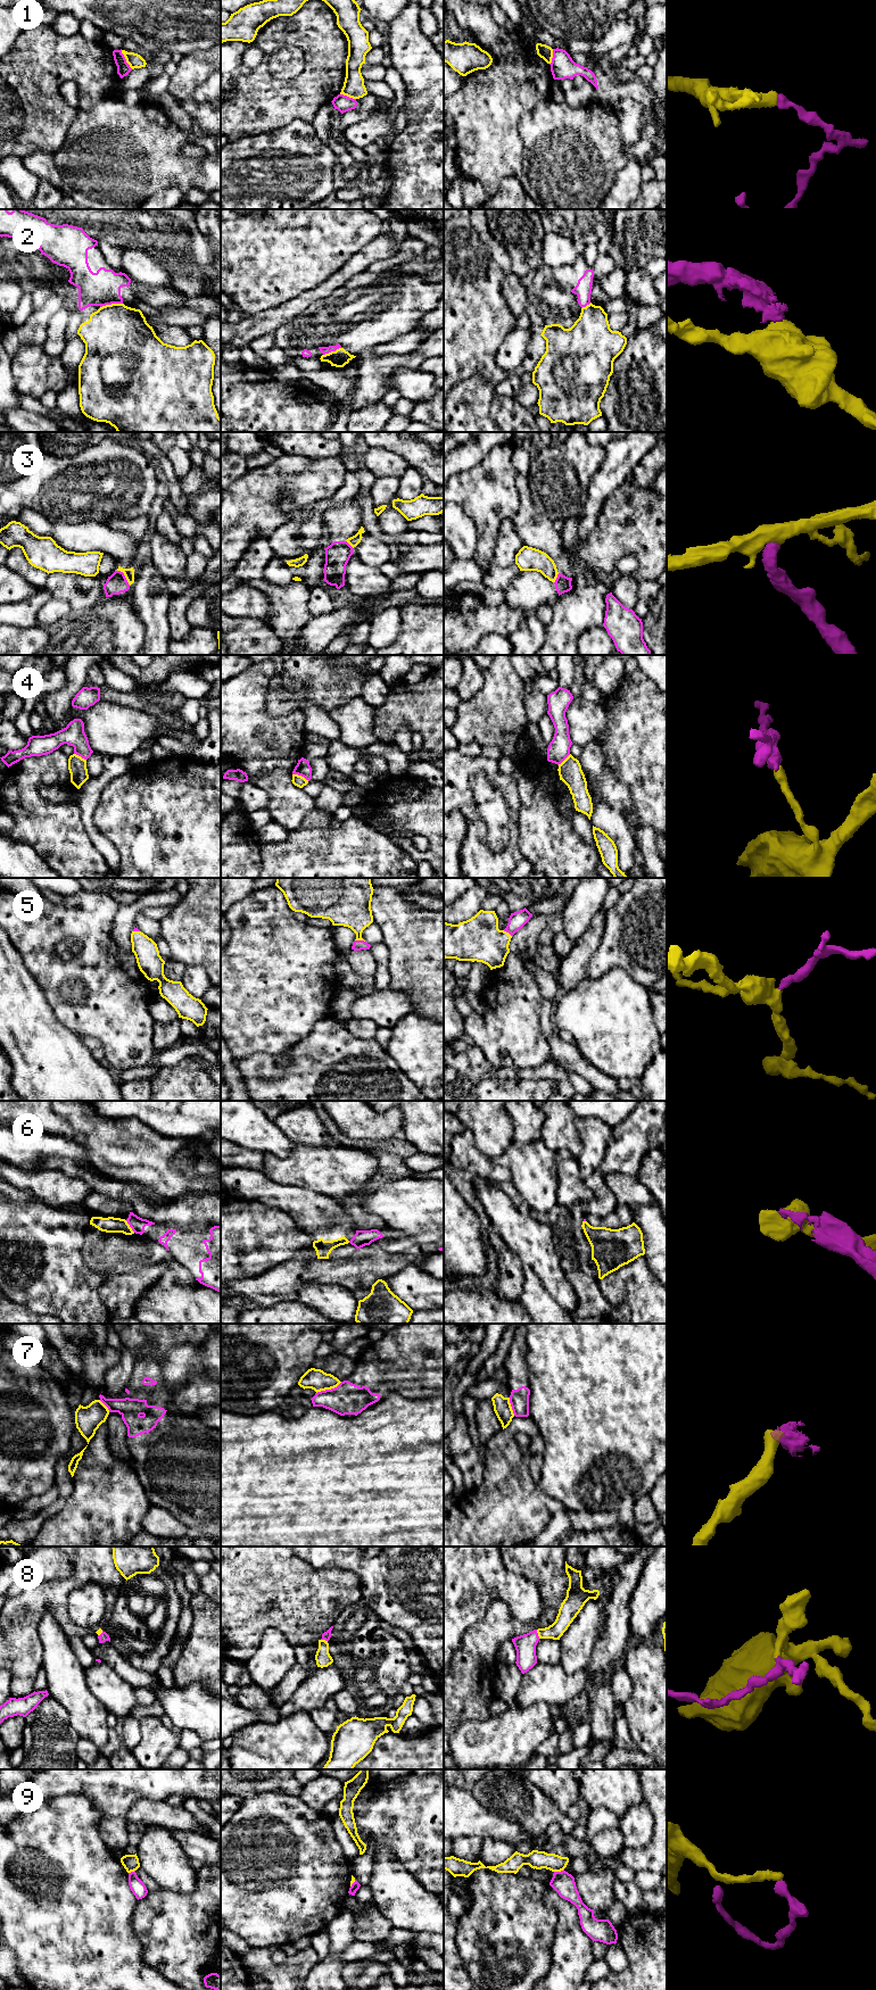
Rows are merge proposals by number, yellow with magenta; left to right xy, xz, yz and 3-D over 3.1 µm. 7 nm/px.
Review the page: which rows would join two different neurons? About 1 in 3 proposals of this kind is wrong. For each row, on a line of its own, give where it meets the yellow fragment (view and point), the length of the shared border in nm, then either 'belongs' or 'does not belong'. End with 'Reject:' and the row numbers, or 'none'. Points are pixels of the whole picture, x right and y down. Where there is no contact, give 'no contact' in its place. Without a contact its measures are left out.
1: xy (125, 58) | 160 nm | does not belong
2: xy (112, 304) | 160 nm | does not belong
3: xy (125, 577) | 140 nm | does not belong
4: xz (300, 776) | 130 nm | does not belong
5: xz (360, 939) | 70 nm | belongs
6: xy (129, 1226) | 110 nm | does not belong
7: xz (329, 1389) | 200 nm | does not belong
8: yz (538, 1634) | 70 nm | belongs
9: yz (559, 1871) | 80 nm | does not belong
Reject: 1, 2, 3, 4, 6, 7, 9

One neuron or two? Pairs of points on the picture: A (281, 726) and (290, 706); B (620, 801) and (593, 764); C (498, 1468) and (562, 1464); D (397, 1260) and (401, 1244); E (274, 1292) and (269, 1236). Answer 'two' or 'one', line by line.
A: two
B: one
C: two
D: two
E: two

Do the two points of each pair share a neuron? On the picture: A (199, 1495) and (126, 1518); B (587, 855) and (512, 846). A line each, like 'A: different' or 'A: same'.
A: different
B: different

